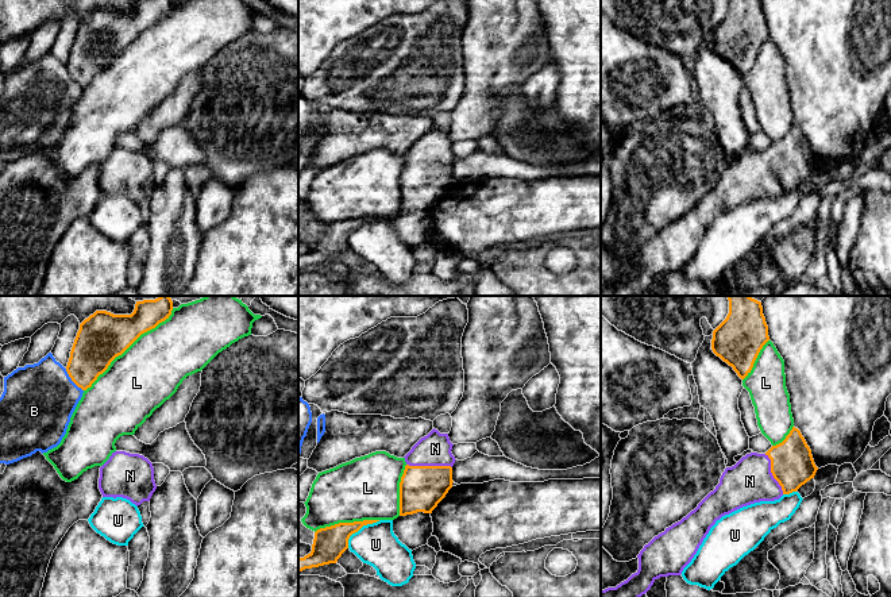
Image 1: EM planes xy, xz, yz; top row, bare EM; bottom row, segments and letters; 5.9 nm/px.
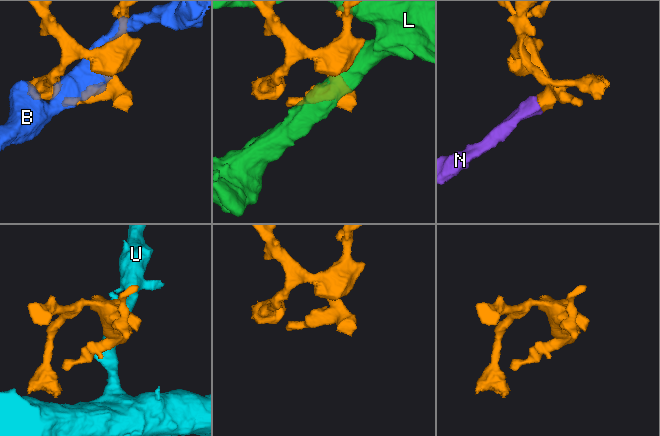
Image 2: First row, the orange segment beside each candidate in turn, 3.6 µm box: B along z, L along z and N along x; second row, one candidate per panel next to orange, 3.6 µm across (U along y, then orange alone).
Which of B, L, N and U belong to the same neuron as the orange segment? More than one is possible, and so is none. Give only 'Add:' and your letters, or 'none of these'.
Add: N

